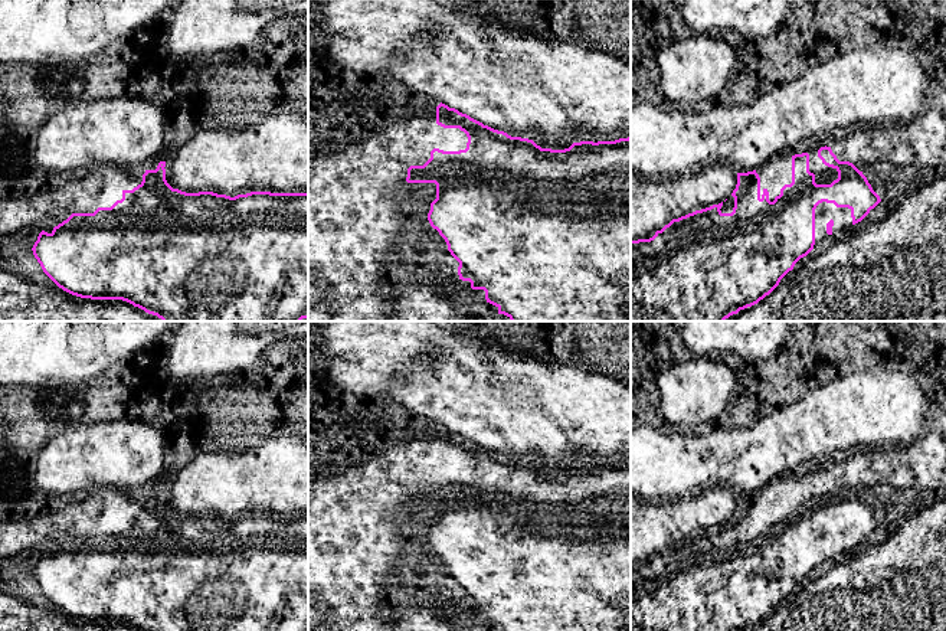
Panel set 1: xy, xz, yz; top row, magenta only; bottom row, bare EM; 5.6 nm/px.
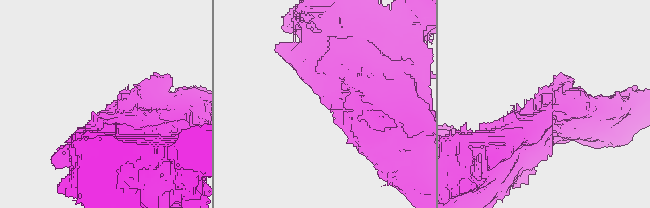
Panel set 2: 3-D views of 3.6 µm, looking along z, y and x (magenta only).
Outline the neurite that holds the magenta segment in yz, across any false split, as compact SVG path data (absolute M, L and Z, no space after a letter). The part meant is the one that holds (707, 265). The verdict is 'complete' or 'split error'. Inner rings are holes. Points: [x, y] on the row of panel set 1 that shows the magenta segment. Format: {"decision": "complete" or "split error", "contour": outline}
{"decision": "complete", "contour": "M821 147L818 157L838 171L831 184L816 184L809 171L809 154L792 156L792 183L780 189L773 202L767 189L760 189L760 177L753 171L737 173L731 196L731 213L723 213L723 202L672 219L649 239L631 241L631 321L724 321L740 310L752 307L769 295L780 279L806 256L815 245L815 209L819 203L834 203L851 210L852 225L861 222L880 202L867 177L850 161L839 161L831 147Z"}

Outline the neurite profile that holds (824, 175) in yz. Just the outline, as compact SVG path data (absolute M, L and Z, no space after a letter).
M815 151L809 153L809 171L815 174L816 184L831 184L838 179L837 169L825 166Z

